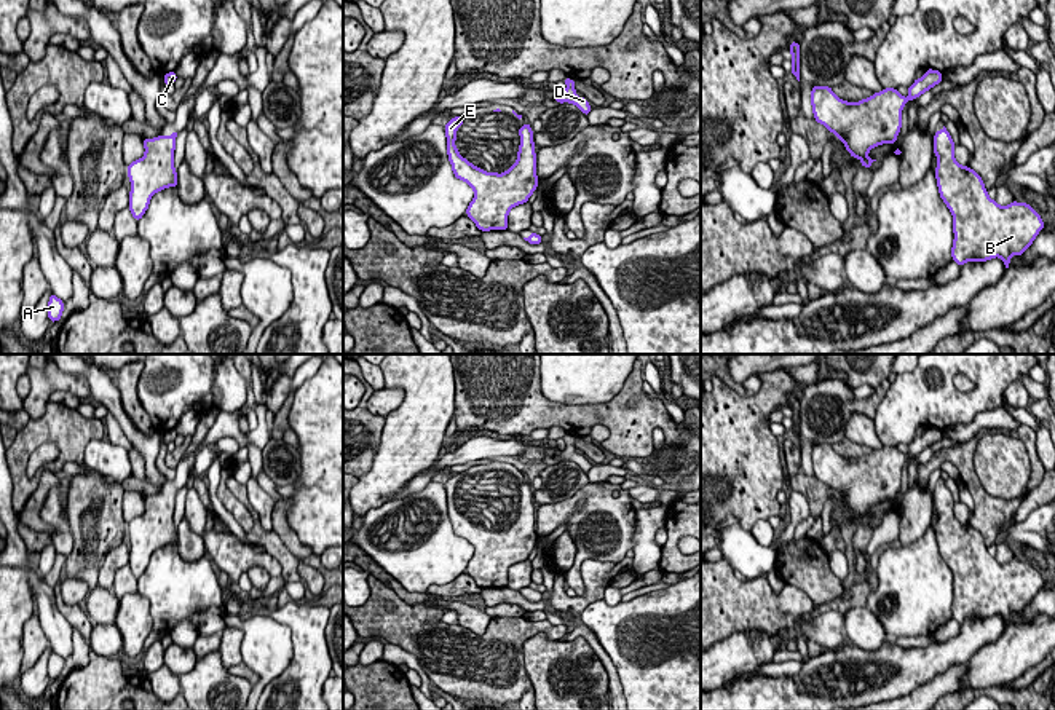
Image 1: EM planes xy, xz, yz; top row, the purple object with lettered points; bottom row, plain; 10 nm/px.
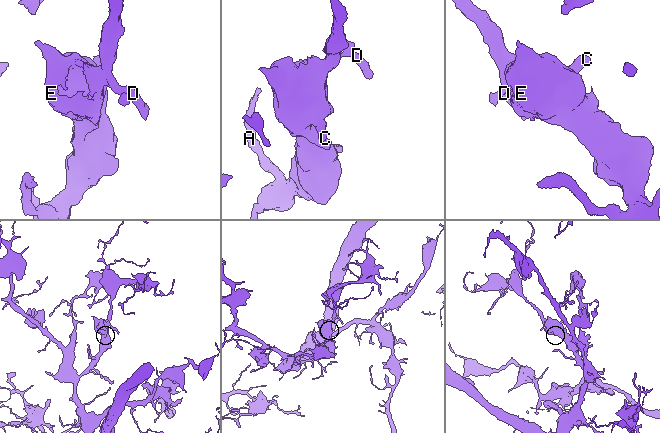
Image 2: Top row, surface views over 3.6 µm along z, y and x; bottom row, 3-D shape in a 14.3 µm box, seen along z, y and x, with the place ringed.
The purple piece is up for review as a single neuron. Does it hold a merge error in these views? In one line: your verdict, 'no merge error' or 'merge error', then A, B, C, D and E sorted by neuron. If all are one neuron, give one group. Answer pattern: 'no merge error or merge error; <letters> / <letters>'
no merge error; A B C D E

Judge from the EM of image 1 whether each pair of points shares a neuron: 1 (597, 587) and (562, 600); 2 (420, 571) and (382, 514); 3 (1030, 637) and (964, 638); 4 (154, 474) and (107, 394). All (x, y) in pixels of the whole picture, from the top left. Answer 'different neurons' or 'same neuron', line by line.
1: same neuron
2: same neuron
3: different neurons
4: same neuron

